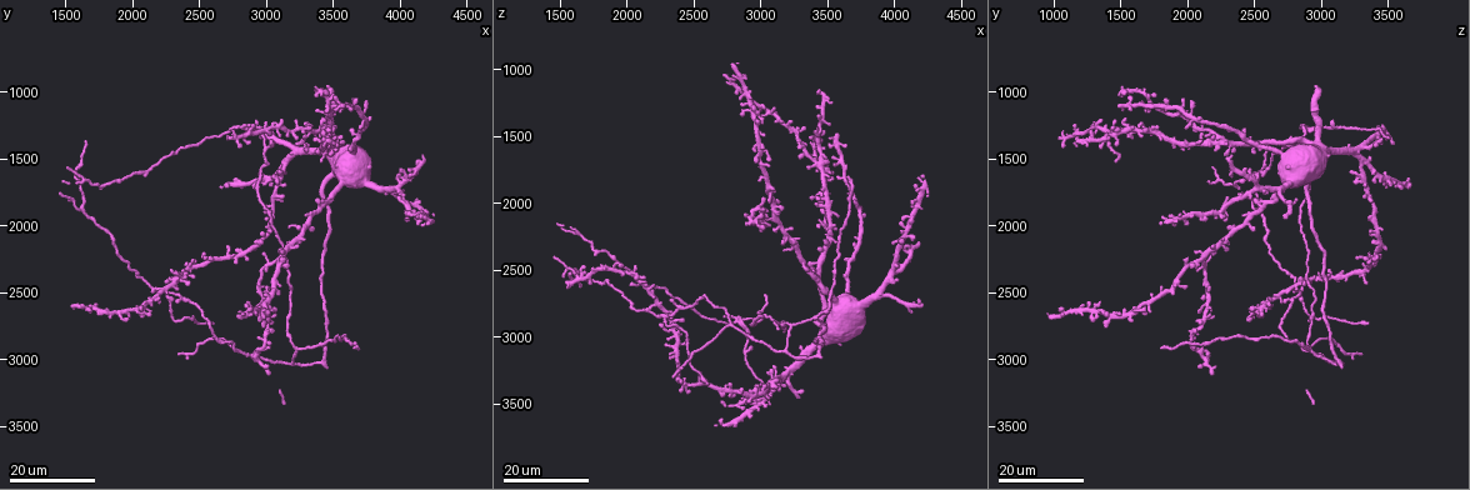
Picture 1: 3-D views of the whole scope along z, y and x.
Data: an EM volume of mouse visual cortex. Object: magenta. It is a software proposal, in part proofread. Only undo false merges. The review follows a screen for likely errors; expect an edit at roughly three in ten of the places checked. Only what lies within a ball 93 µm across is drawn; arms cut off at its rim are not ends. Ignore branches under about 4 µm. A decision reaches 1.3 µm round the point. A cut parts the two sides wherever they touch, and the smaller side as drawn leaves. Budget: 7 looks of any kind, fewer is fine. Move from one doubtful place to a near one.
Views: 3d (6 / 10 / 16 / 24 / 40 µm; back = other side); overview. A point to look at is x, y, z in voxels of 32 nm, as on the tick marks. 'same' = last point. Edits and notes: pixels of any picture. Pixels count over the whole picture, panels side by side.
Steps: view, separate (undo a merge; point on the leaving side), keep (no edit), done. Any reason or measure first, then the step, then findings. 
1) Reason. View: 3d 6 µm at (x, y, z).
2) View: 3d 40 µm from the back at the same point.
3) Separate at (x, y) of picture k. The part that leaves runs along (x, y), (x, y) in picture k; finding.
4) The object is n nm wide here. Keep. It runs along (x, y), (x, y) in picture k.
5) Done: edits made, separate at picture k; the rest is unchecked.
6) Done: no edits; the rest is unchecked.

Three-way junction. View: 3d 16 µm at (2760, 2920, 2900).

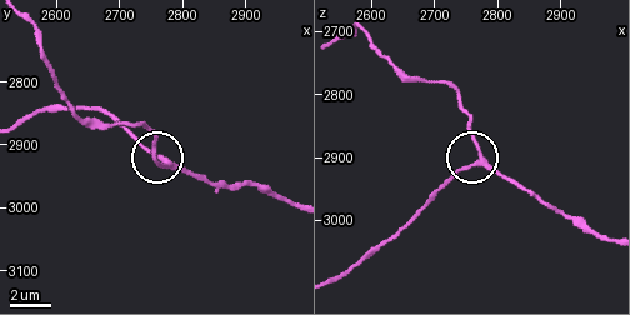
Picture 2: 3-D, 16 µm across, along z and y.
View: 3d 10 µm at (2770, 2930, 2895).

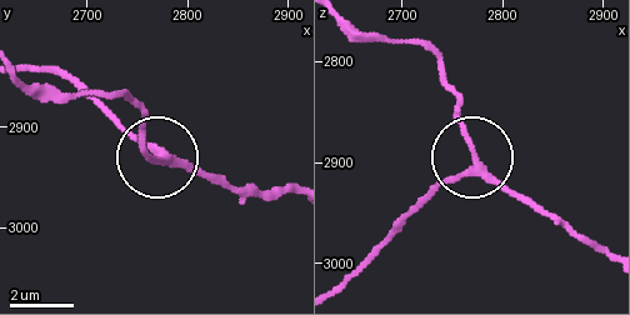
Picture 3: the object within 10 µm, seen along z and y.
3 arms meet here. Keep. It runs along (605, 255), (524, 204), (476, 161), (406, 218) in picture 3; one neuron here.

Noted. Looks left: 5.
Three arms meet. View: 3d 16 µm at (3180, 3040, 3080).

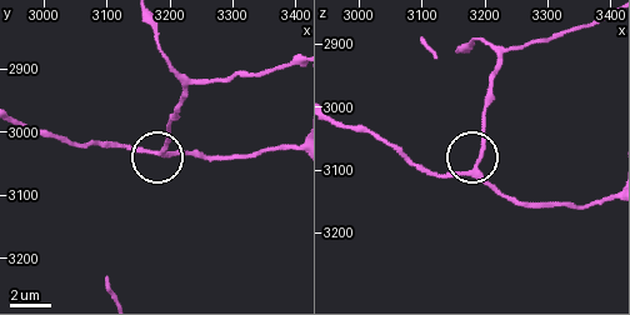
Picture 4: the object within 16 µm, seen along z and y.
View: 3d 6 µm at (3185, 3035, 3095).

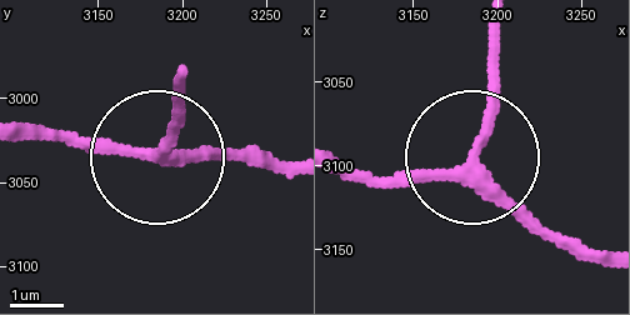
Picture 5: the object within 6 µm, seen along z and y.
View: 3d 6 µm from the back at (3186, 3032, 3098).

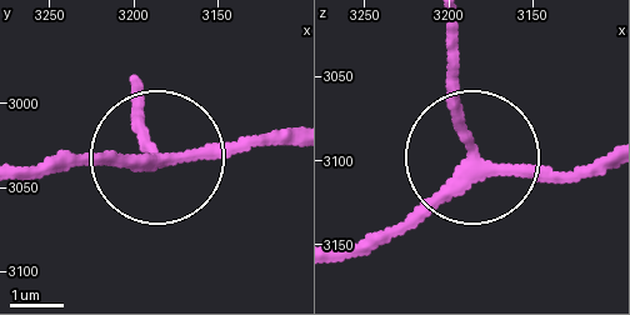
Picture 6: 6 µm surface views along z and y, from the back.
3 arms meet here. Keep. It runs along (344, 244), (411, 226), (493, 164), (595, 178) in picture 6; all the same neuron.

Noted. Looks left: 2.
Four-way junction. View: 3d 24 µm at (2820, 1260, 2860).

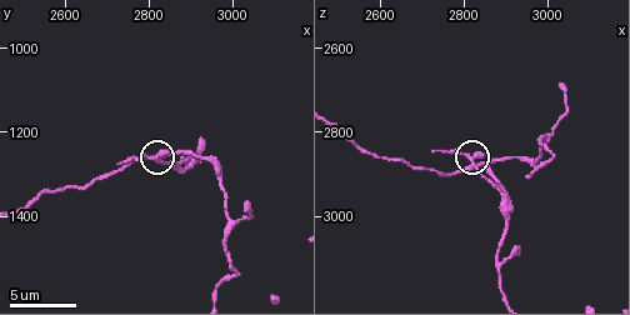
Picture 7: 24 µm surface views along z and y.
View: 3d 10 µm at (2820, 1270, 2880).

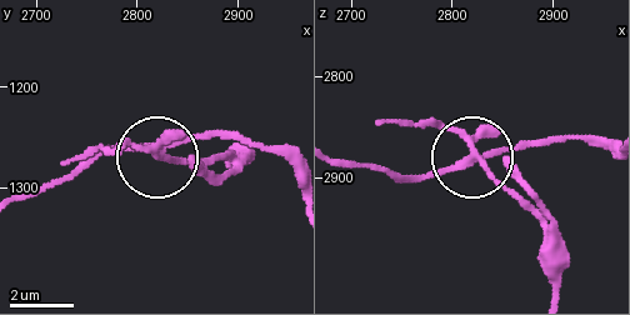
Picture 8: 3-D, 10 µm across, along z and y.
The side arm is 24 µm long. Separate at (201, 175) of picture 8. The part that leaves runs along (476, 158), (541, 228), (551, 293) in picture 8; a second neuron is stuck on.

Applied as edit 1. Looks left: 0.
Done: edits made, separate at picture 8; the rest is unchecked.

